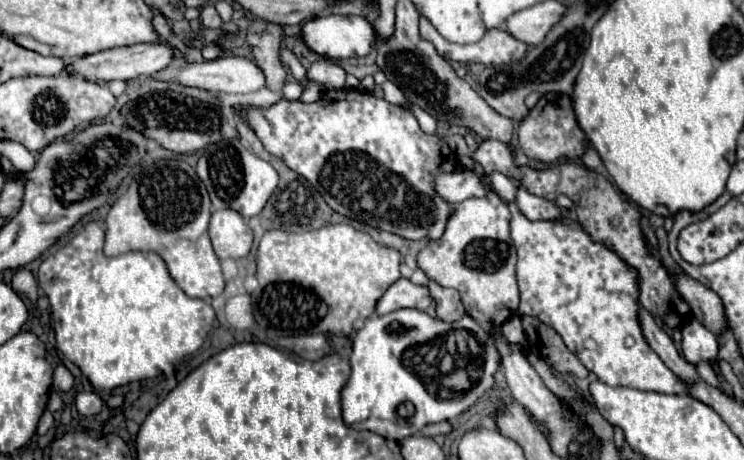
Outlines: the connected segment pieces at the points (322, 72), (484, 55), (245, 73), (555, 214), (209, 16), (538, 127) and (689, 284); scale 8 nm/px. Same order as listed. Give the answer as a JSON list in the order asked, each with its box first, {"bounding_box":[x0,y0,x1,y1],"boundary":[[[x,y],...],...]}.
[{"bounding_box":[307,59,347,89],"boundary":[[[317,59],[307,69],[307,77],[315,83],[325,85],[327,89],[343,89],[345,79],[347,79],[347,71],[329,59]]]},{"bounding_box":[419,17,527,65],"boundary":[[[421,17],[419,31],[425,41],[435,45],[441,57],[463,63],[463,65],[471,65],[471,63],[499,65],[509,61],[521,61],[527,53],[527,45],[515,39],[505,29],[491,29],[489,35],[485,35],[479,43],[473,43],[473,45],[455,45],[445,41],[427,17]]]},{"bounding_box":[159,55,265,93],"boundary":[[[225,55],[213,61],[203,61],[203,63],[187,63],[187,65],[169,65],[159,73],[161,79],[165,81],[175,81],[181,85],[191,85],[191,87],[201,87],[207,91],[215,93],[253,93],[265,87],[265,75],[261,67],[257,67],[251,59],[247,57],[233,57]]]},{"bounding_box":[515,189,563,221],"boundary":[[[517,189],[517,201],[515,205],[519,207],[519,211],[531,219],[531,221],[545,221],[545,219],[559,219],[563,215],[563,211],[559,207],[555,207],[551,201],[531,195],[525,189]]]},{"bounding_box":[201,5,223,29],"boundary":[[[205,5],[201,9],[201,23],[207,29],[217,29],[217,27],[221,27],[223,21],[221,21],[221,17],[213,5]]]},{"bounding_box":[519,93,585,163],"boundary":[[[563,93],[545,95],[539,101],[539,105],[535,105],[529,111],[529,115],[521,121],[521,127],[519,127],[519,147],[523,149],[523,153],[527,157],[533,157],[545,163],[555,163],[561,157],[579,159],[583,153],[583,139],[585,139],[585,133],[577,125],[571,97]]]},{"bounding_box":[675,275,727,335],"boundary":[[[683,275],[675,281],[677,291],[681,297],[689,303],[695,319],[705,325],[713,335],[721,335],[727,329],[727,317],[723,303],[719,295],[707,287],[703,287],[699,281]]]}]

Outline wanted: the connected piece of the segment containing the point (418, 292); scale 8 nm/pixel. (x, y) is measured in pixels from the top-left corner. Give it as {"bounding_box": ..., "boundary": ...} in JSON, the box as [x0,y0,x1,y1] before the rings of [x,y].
{"bounding_box":[377,277,433,315],"boundary":[[[401,277],[379,299],[377,313],[385,315],[385,313],[391,313],[391,311],[403,309],[403,307],[413,307],[413,309],[425,311],[431,305],[431,301],[433,301],[433,297],[431,297],[427,287],[415,285],[409,279]]]}

